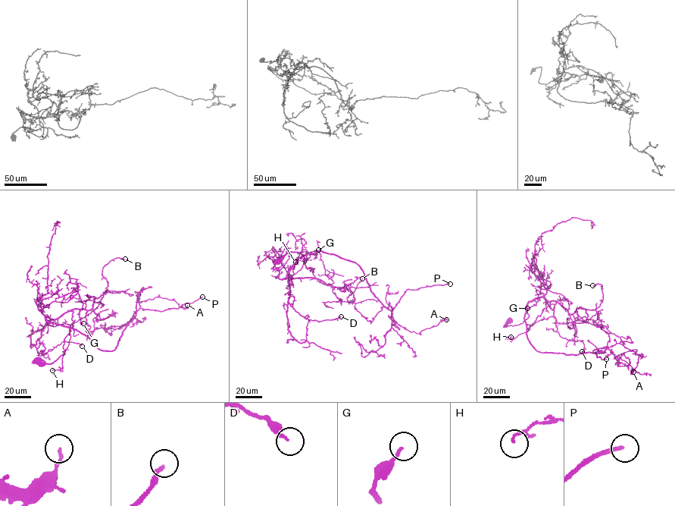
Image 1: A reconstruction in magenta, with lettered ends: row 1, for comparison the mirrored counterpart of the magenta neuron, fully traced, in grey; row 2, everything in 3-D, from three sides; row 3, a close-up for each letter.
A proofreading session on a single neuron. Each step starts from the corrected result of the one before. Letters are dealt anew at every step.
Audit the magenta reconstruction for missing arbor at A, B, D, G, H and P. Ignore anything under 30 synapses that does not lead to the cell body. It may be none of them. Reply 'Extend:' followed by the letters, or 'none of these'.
Extend: P

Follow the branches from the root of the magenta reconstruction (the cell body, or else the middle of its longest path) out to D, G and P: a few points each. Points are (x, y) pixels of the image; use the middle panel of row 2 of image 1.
D: (278, 260), (292, 252), (304, 263), (307, 258), (288, 274), (288, 303), (296, 311), (319, 321), (341, 316)
G: (278, 260), (292, 252), (304, 263), (307, 258), (283, 279), (318, 249)
P: (278, 260), (296, 252), (304, 263), (307, 254), (320, 250), (354, 262), (392, 310), (407, 289), (450, 284)

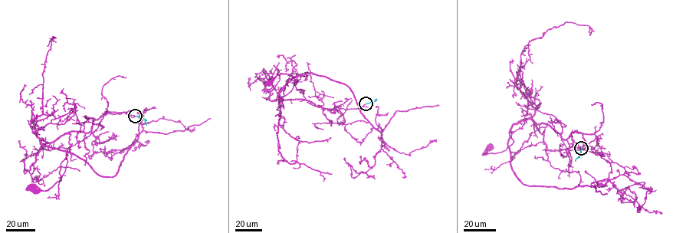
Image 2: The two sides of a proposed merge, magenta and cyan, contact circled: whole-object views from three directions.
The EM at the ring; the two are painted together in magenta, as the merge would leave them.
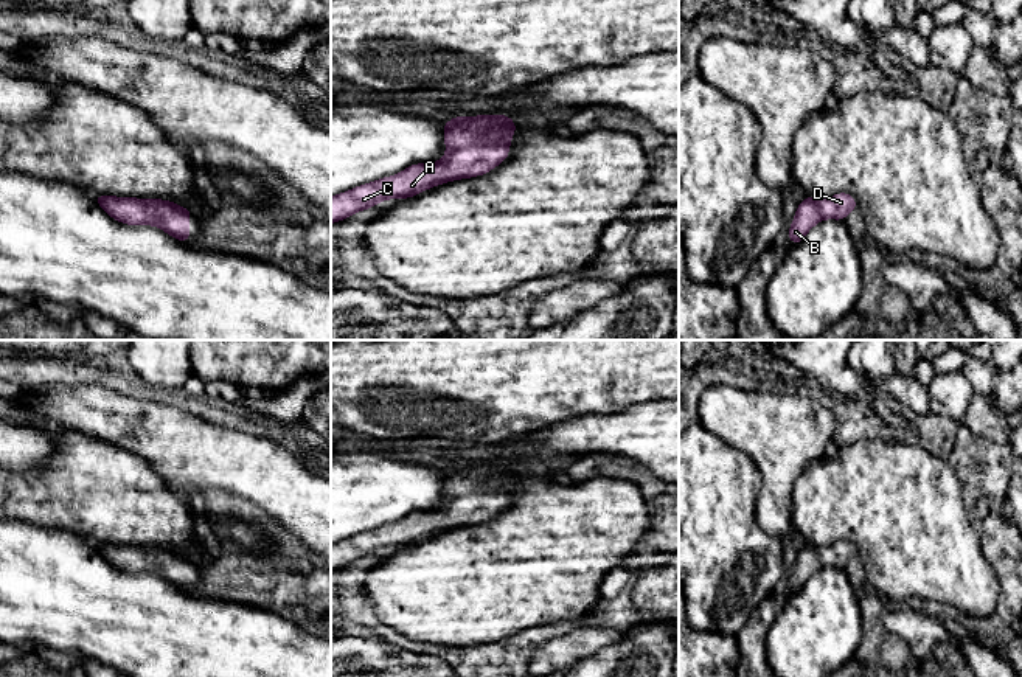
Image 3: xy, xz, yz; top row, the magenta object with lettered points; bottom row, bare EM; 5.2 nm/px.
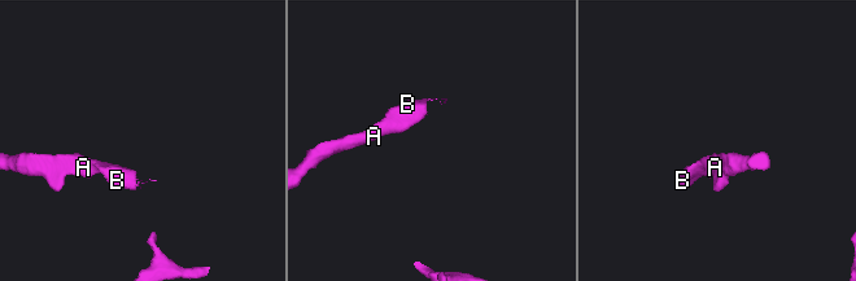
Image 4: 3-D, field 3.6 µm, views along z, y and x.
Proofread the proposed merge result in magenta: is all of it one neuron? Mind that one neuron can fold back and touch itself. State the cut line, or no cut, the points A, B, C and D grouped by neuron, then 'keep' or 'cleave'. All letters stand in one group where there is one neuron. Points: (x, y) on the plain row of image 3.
no cut; A B C D; keep

